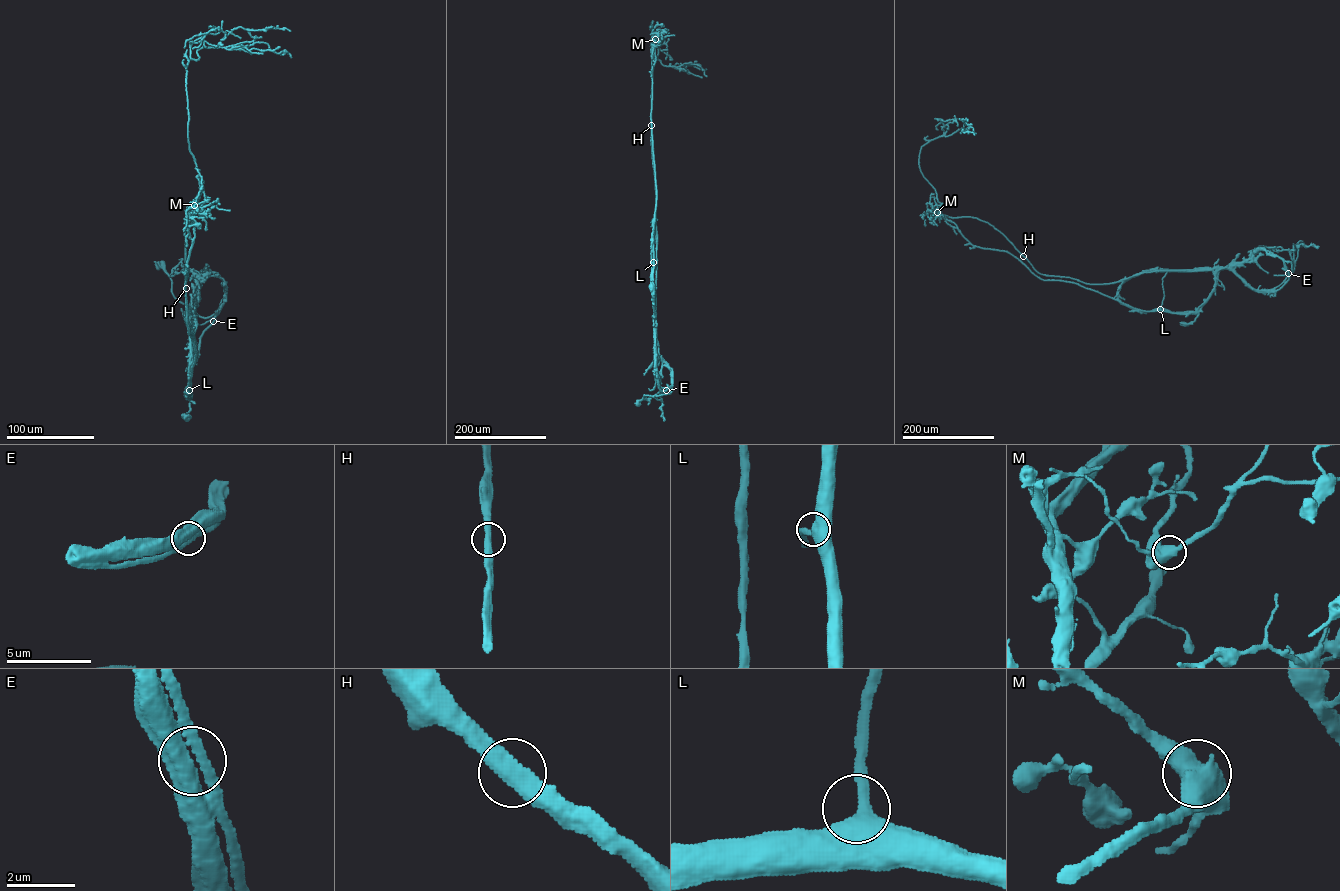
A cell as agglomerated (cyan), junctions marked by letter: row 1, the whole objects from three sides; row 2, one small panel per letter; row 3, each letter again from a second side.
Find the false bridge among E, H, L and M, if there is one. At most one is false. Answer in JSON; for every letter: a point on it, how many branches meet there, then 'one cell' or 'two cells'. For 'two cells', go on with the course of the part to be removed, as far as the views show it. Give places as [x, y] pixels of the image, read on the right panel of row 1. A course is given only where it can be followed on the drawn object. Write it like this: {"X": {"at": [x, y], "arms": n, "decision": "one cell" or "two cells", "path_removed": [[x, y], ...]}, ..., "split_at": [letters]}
{"E": {"at": [1288, 273], "arms": 2, "decision": "two cells", "path_removed": [[1289, 273], [1274, 291], [1221, 267], [1086, 283], [1038, 273], [987, 222], [927, 204], [933, 209]]}, "H": {"at": [1023, 256], "arms": 2, "decision": "one cell"}, "L": {"at": [1160, 309], "arms": 2, "decision": "one cell"}, "M": {"at": [937, 212], "arms": 2, "decision": "one cell"}, "split_at": ["E"]}

